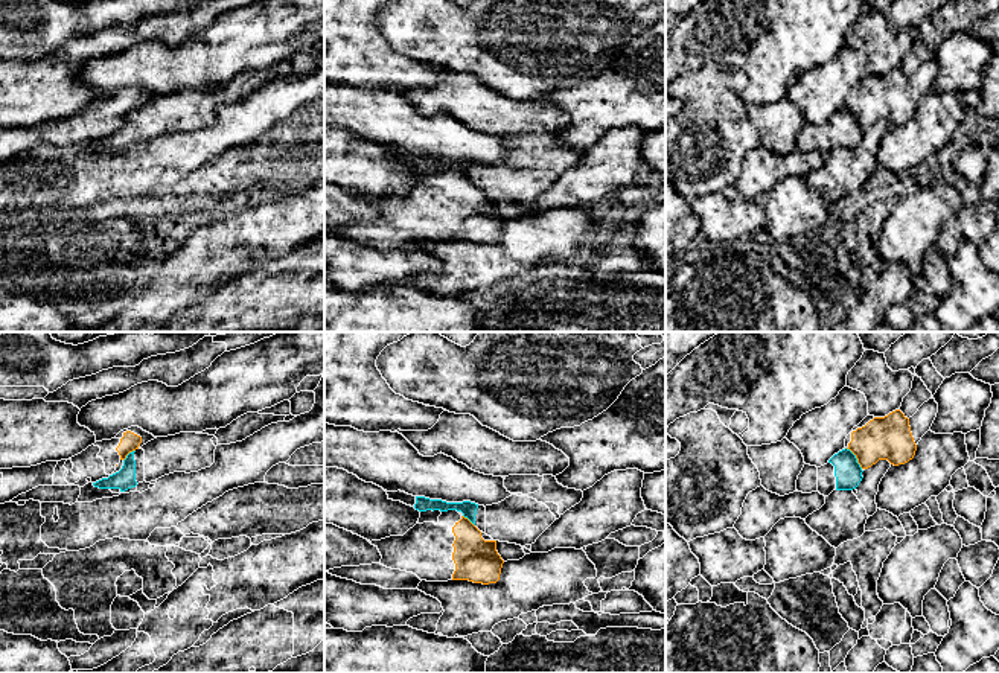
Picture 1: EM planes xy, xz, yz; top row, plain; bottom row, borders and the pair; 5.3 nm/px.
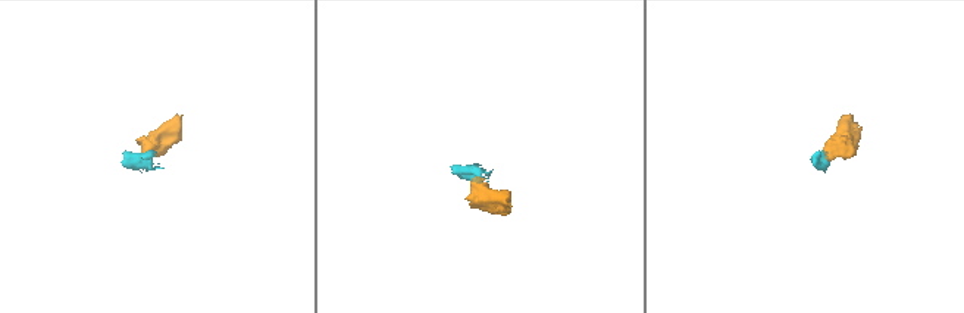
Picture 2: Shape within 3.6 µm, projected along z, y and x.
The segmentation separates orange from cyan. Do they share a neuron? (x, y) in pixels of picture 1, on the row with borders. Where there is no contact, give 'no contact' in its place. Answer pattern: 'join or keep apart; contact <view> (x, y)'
keep apart; contact yz (856, 457)

